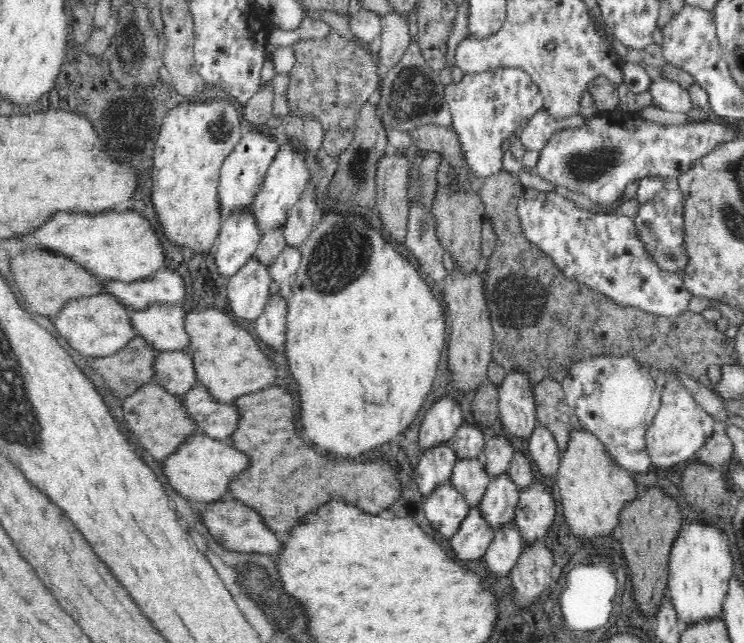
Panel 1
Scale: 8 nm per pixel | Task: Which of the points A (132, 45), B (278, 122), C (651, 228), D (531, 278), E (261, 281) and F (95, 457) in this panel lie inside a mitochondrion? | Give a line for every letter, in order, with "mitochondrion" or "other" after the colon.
A: mitochondrion
B: other
C: mitochondrion
D: mitochondrion
E: other
F: other

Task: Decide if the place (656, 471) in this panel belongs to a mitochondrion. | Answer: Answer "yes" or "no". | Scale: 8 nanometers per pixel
no

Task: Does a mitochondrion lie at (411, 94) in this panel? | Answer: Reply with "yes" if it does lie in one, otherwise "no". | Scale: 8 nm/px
yes

